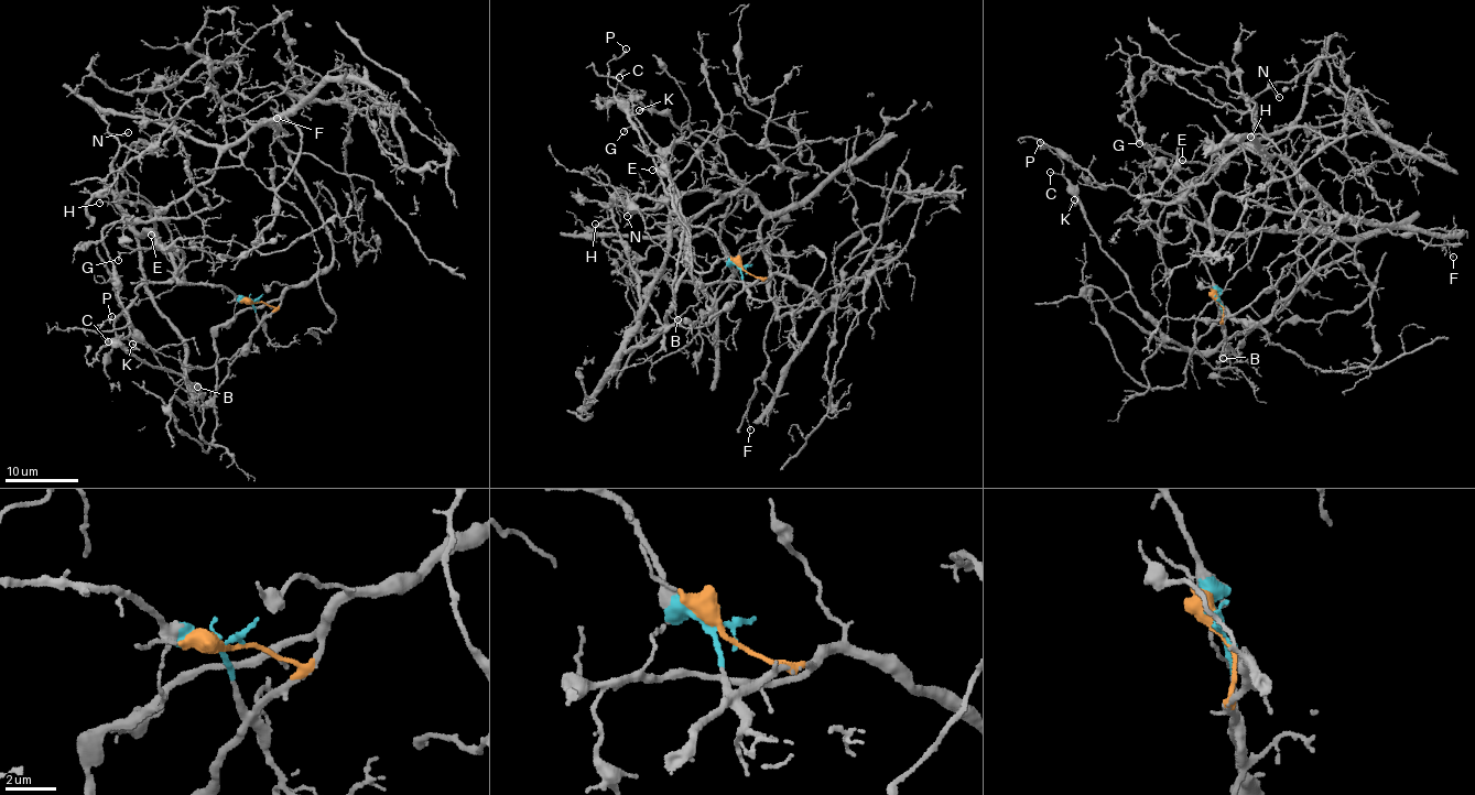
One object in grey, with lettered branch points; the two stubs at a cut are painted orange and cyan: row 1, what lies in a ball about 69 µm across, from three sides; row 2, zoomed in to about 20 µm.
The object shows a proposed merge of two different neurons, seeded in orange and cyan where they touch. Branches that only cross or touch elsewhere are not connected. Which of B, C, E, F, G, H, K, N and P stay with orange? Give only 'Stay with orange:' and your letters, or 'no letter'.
Stay with orange: F

